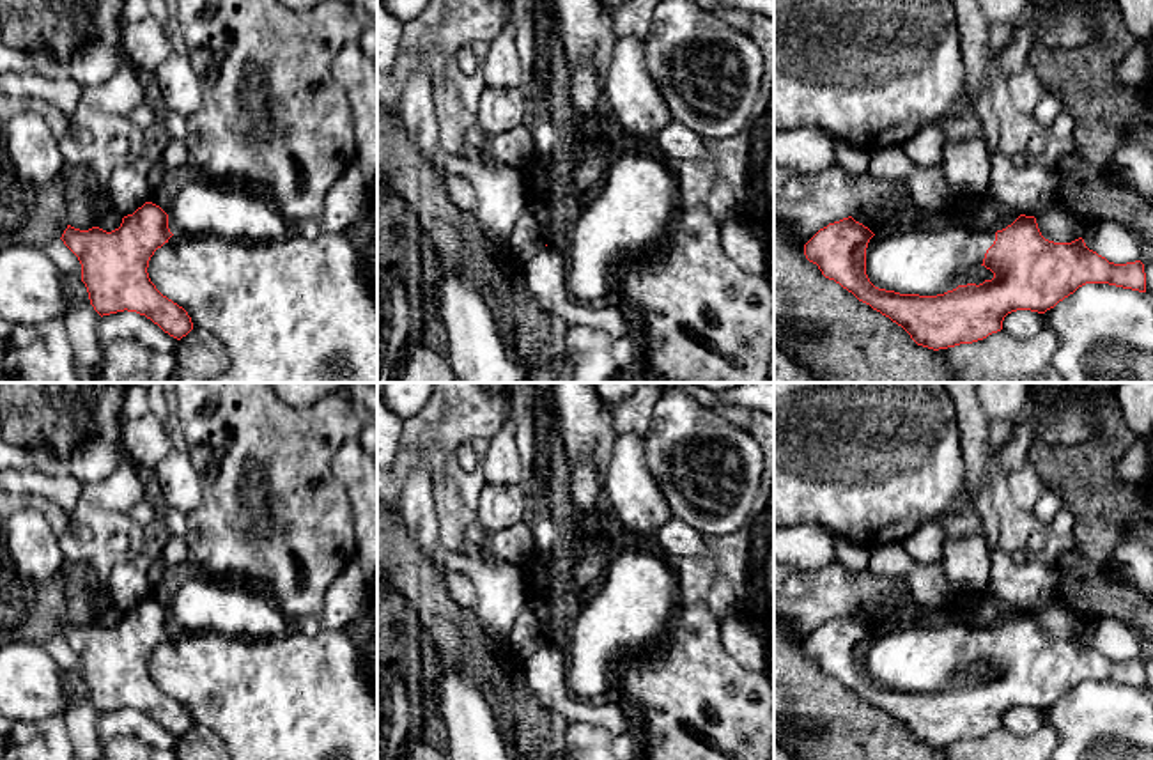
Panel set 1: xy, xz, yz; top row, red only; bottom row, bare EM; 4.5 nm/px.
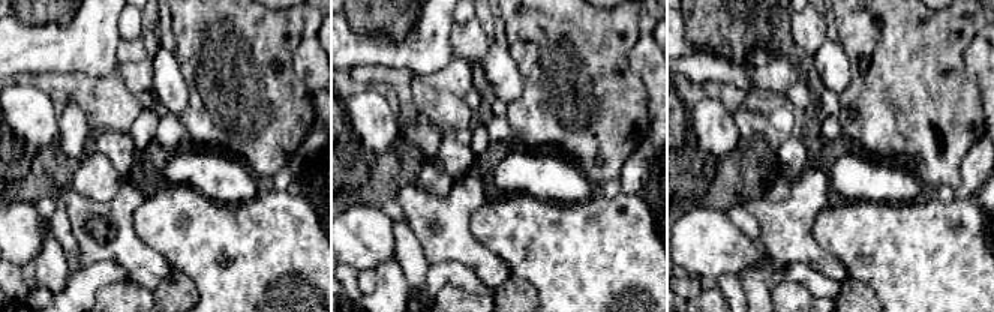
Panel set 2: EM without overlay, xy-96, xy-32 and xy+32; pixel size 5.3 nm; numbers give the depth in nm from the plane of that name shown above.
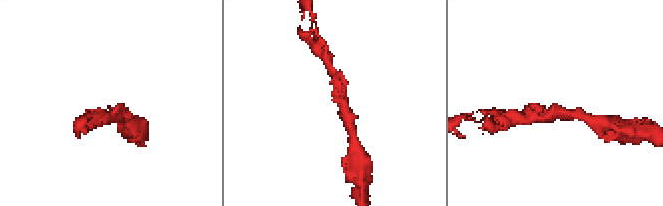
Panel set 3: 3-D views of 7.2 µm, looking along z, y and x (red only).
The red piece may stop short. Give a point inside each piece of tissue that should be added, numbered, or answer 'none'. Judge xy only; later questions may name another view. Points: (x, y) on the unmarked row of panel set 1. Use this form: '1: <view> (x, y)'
none

